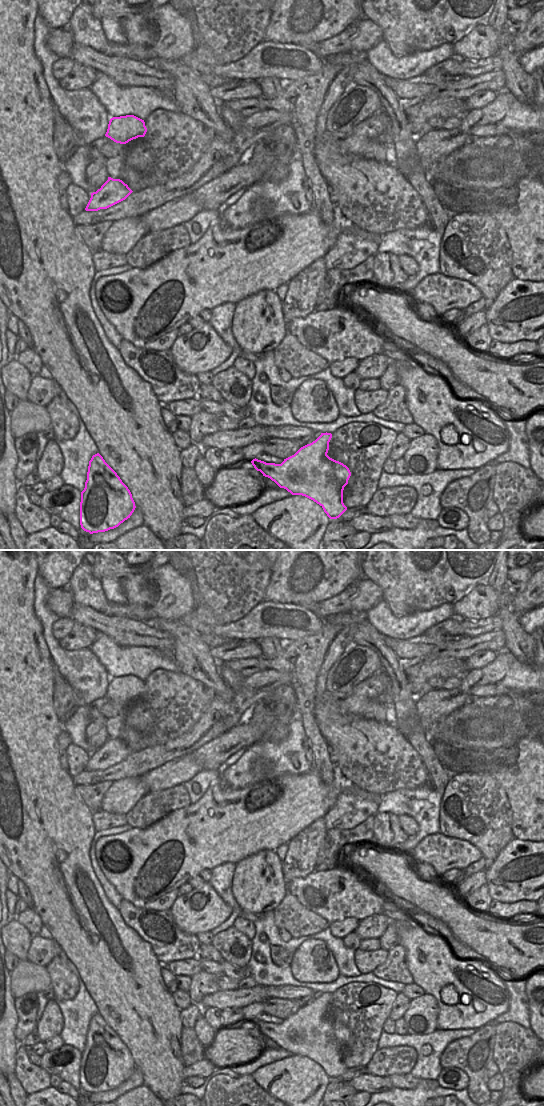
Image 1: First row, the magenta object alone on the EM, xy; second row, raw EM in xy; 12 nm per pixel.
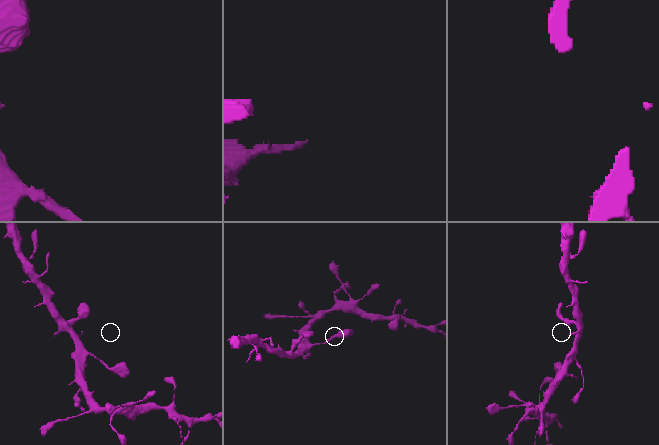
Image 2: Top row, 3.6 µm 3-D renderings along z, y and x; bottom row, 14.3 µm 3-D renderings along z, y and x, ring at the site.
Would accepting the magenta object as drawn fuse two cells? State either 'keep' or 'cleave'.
keep

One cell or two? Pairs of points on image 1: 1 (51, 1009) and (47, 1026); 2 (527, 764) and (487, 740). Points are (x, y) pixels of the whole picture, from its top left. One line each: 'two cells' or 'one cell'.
1: one cell
2: two cells

